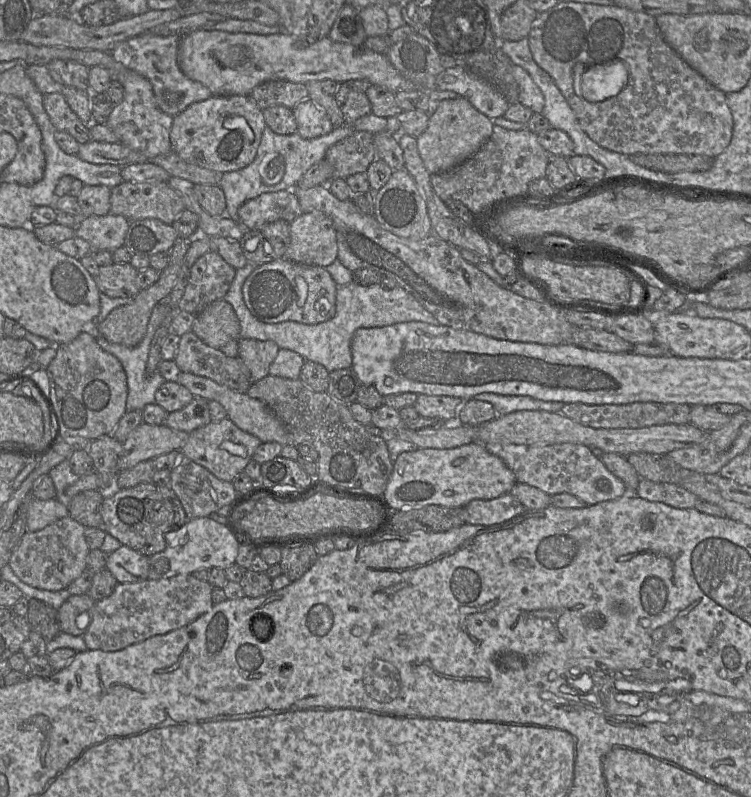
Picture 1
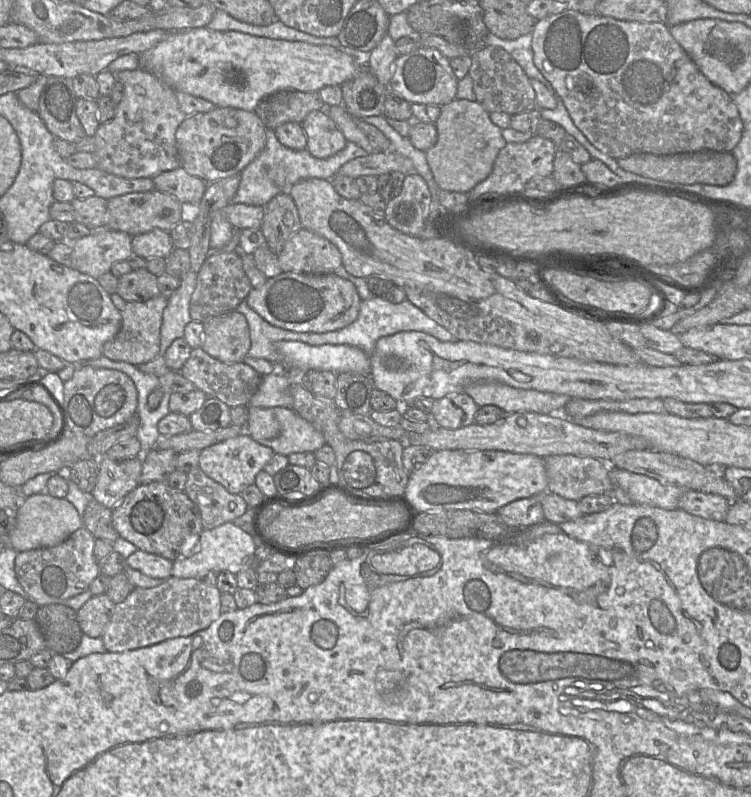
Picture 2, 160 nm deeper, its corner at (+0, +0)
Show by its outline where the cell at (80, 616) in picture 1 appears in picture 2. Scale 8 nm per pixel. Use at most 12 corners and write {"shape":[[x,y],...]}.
{"shape":[[93,595],[76,611],[80,628],[101,638],[115,603]]}

